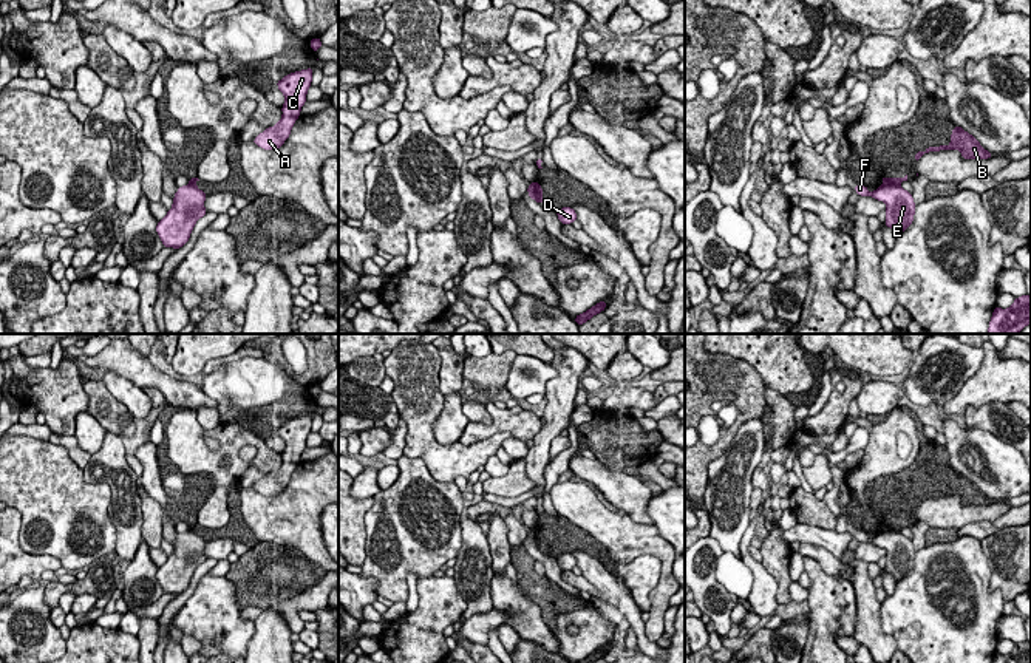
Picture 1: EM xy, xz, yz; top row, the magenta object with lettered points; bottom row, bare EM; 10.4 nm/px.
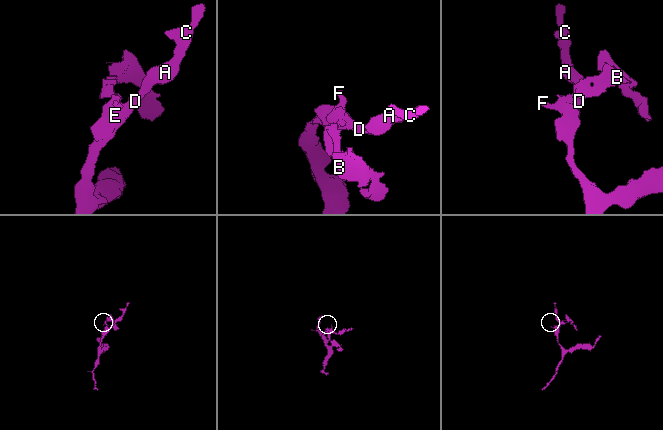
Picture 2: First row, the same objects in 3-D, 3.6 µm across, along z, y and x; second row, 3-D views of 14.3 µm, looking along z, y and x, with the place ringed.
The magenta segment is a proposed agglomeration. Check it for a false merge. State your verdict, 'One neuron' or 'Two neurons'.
Two neurons

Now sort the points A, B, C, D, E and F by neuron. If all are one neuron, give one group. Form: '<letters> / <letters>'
A C D E F / B

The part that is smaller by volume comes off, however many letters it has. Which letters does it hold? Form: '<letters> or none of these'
B

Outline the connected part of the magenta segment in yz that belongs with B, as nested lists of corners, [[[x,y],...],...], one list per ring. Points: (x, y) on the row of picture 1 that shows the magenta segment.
[[[955,125],[951,134],[949,145],[938,145],[938,147],[926,147],[924,151],[915,151],[915,159],[918,161],[923,155],[931,151],[941,151],[941,150],[958,150],[963,159],[989,159],[992,153],[985,150],[980,142],[965,131],[961,127]]]

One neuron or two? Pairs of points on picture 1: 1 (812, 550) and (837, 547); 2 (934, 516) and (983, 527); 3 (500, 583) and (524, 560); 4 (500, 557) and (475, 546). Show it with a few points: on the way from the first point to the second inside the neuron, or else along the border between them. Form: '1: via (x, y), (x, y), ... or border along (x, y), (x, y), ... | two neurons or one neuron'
1: border along (801, 541), (820, 544), (838, 560) | two neurons
2: border along (1002, 513), (994, 520), (971, 521), (957, 529) | two neurons
3: border along (517, 583), (540, 611) | two neurons
4: border along (486, 535), (490, 566), (495, 572) | two neurons

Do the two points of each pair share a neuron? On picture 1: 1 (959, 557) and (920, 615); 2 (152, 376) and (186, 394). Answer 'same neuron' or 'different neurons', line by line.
1: same neuron
2: same neuron

